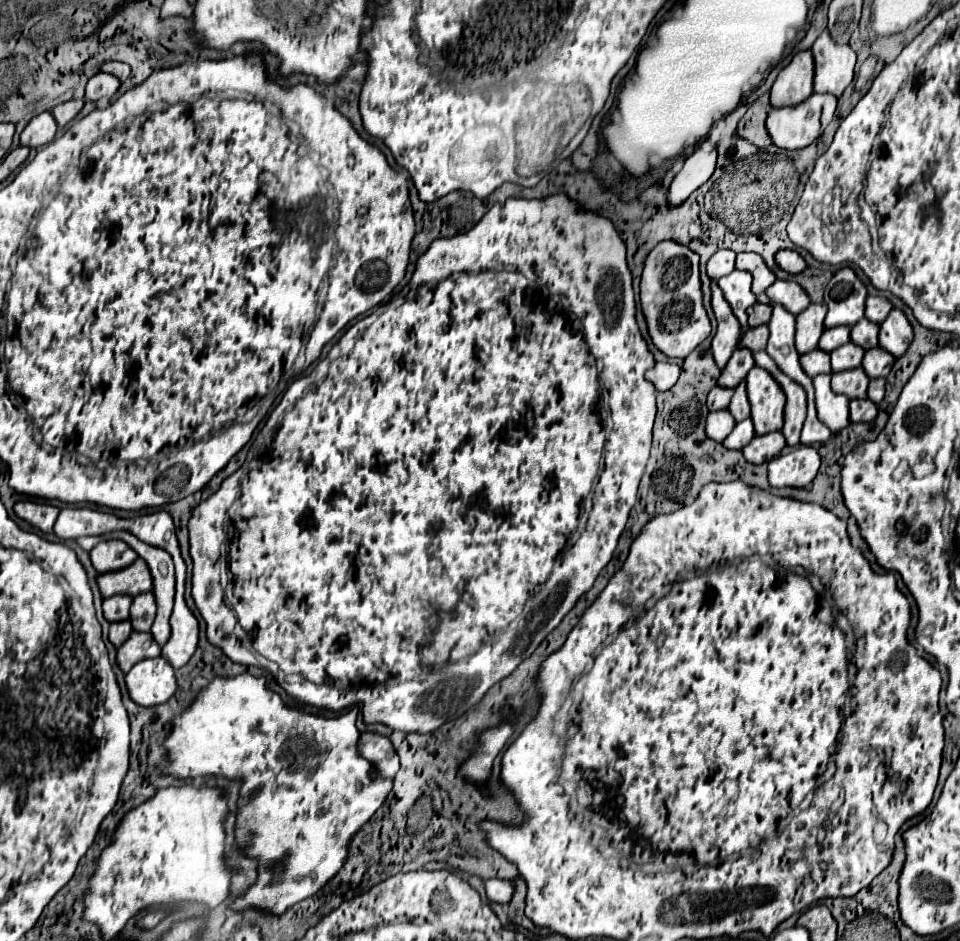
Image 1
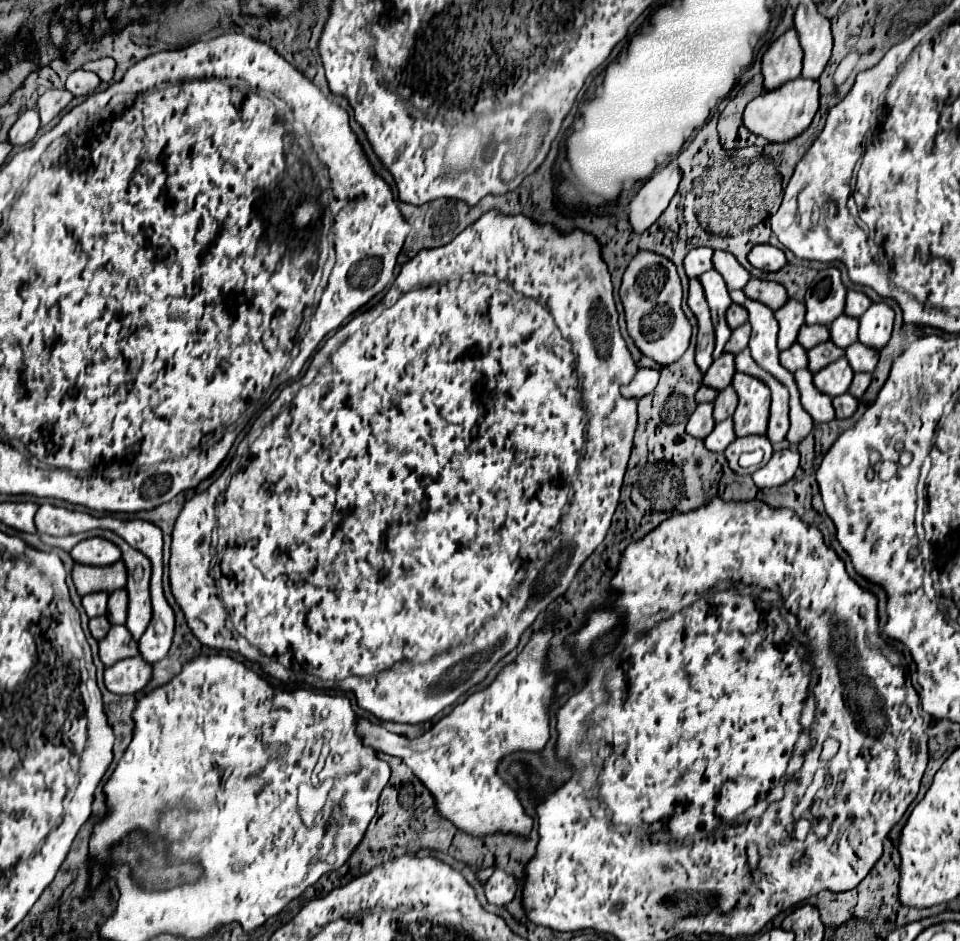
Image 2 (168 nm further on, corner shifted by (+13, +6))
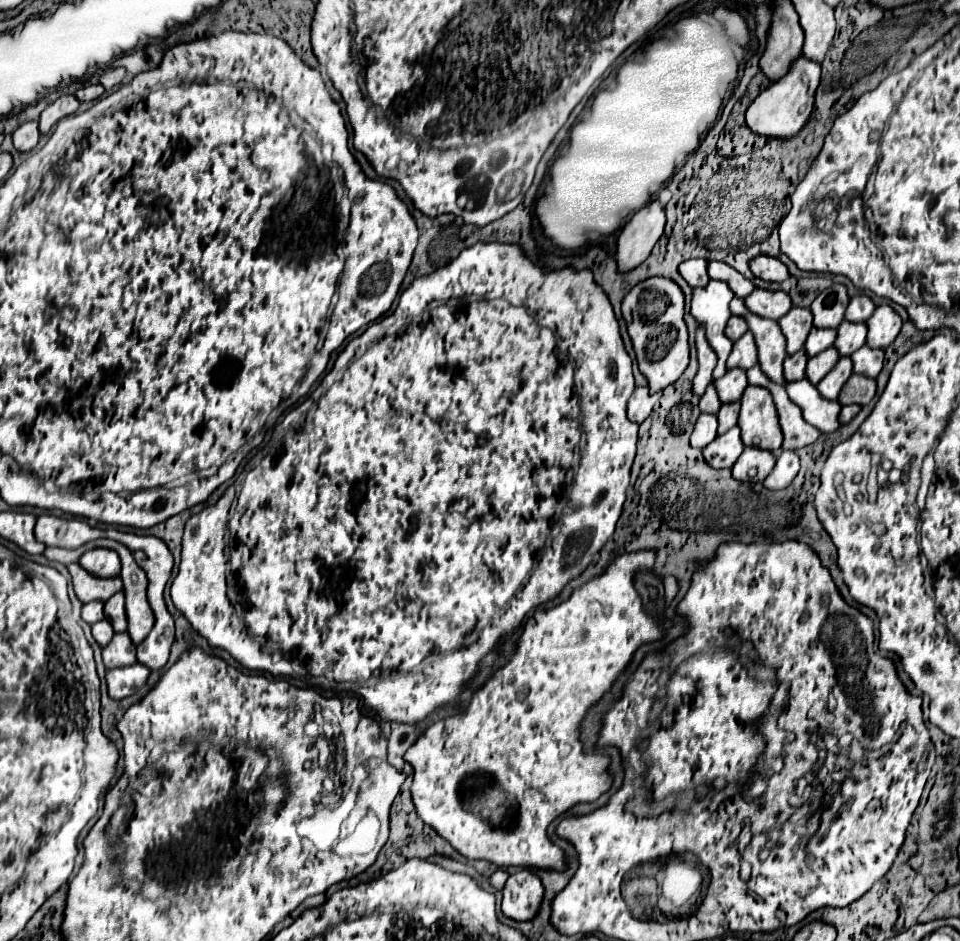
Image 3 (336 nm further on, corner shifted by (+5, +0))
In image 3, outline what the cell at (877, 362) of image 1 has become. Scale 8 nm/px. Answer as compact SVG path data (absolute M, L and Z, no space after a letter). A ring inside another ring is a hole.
M863 345L861 349L857 349L853 355L853 369L859 375L871 377L875 379L883 367L883 351L881 349L871 349L867 345Z

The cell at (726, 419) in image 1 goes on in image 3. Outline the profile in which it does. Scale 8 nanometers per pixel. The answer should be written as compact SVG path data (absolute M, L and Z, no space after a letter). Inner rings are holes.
M701 413L699 419L697 419L697 423L695 423L695 429L691 433L691 445L703 449L715 437L717 437L717 417L709 415L709 413Z

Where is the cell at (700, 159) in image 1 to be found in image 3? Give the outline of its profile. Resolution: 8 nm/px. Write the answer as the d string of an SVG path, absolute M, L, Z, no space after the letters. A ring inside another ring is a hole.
M653 199L625 223L617 239L617 263L621 271L635 269L649 257L653 245L663 235L665 221L665 207L659 199Z

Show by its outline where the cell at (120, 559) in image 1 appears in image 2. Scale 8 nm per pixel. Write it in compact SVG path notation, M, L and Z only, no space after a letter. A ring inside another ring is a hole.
M93 537L93 539L85 539L81 543L77 543L71 549L71 557L75 563L83 563L83 565L111 565L115 561L121 559L121 551L117 545L109 543L107 539L101 537Z

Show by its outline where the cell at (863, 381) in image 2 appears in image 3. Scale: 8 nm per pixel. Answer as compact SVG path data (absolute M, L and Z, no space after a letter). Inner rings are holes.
M853 373L853 377L845 383L845 389L841 391L839 403L841 405L851 405L851 403L867 405L875 397L875 387L877 385L875 385L873 379Z

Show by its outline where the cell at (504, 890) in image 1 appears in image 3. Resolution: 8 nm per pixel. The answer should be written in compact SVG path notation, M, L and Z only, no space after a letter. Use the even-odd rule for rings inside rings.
M519 871L509 875L503 887L503 903L501 911L515 921L533 919L539 911L543 899L543 885L539 877L531 871Z

